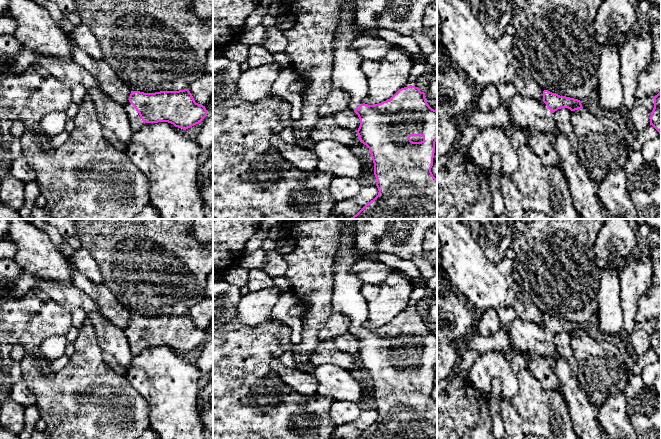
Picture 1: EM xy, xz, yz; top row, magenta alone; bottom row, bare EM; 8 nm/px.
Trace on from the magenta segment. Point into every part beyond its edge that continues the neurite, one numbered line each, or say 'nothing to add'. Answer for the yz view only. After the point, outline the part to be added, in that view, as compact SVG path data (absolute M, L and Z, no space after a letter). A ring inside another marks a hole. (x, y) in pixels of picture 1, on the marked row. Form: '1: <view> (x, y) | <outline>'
1: yz (522, 113) | M517 94L513 96L508 105L501 101L494 111L482 112L473 105L466 111L465 115L459 121L457 126L457 136L465 126L476 127L479 131L489 127L498 127L504 130L506 134L511 135L517 130L523 132L530 128L537 129L541 132L553 132L556 123L554 121L554 113L548 109L543 101Z

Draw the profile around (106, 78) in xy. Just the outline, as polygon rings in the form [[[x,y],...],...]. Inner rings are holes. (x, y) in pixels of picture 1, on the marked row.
[[[70,38],[72,44],[71,59],[85,68],[97,81],[97,84],[117,103],[125,106],[129,102],[131,90],[117,77],[116,73],[104,60],[87,56]]]

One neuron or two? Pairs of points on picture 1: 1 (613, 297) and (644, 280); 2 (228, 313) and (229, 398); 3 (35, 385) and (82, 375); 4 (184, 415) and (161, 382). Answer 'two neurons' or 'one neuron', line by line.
1: two neurons
2: two neurons
3: one neuron
4: one neuron

